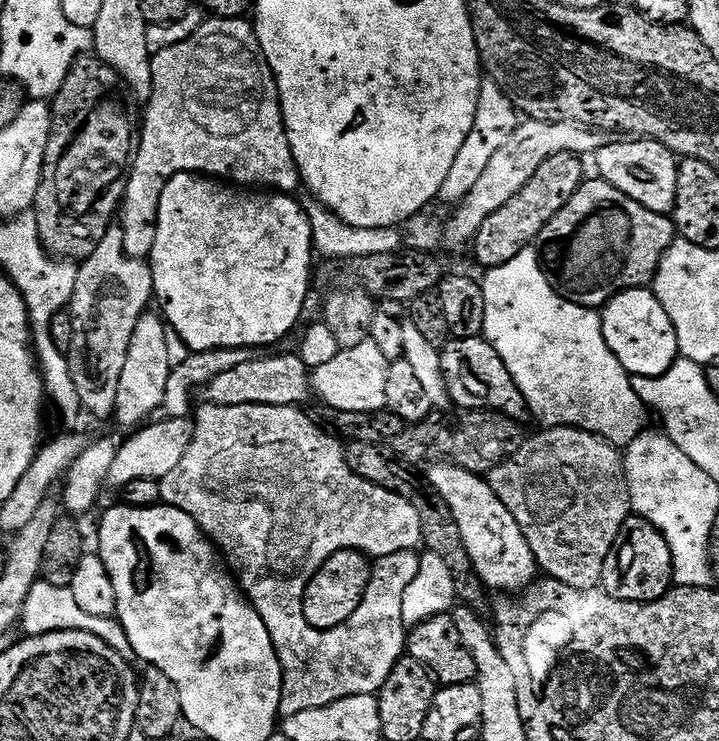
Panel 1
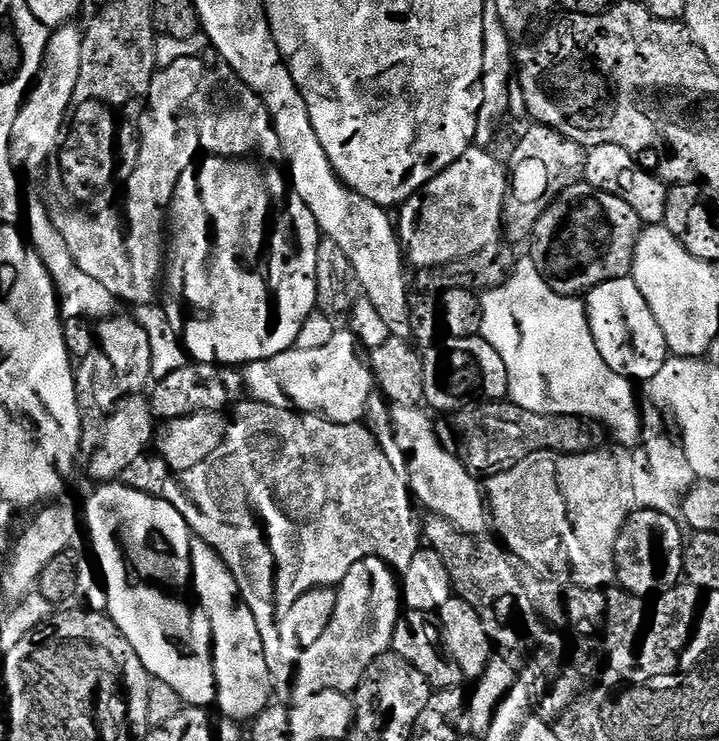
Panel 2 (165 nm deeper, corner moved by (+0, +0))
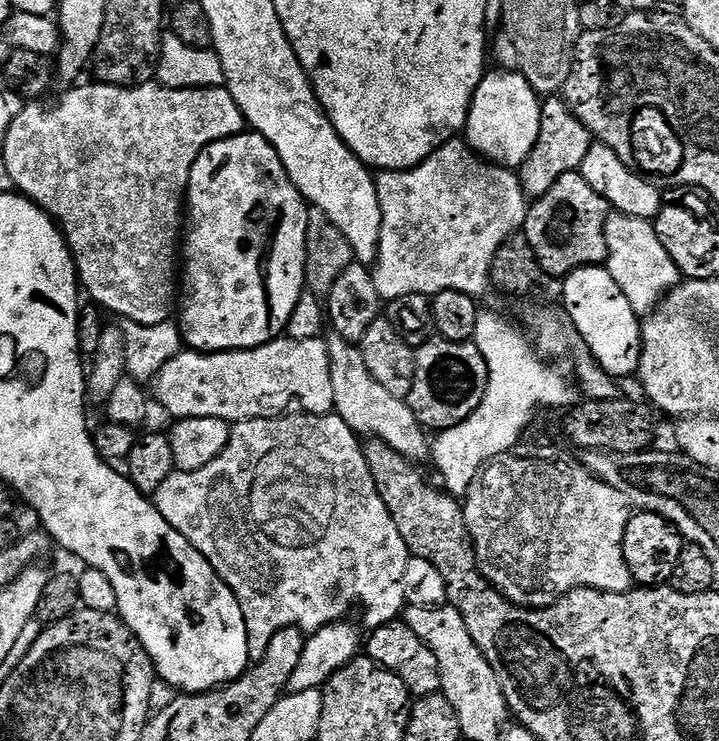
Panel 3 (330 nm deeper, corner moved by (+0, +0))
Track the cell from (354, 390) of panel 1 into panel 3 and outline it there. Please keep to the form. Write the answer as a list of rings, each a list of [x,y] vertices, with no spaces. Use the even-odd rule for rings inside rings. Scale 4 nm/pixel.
[[[271,340],[257,348],[243,348],[237,352],[197,352],[182,350],[156,375],[156,400],[176,420],[186,418],[222,418],[229,422],[248,419],[270,419],[299,409],[310,415],[326,415],[336,407],[332,363],[327,343],[318,340]]]

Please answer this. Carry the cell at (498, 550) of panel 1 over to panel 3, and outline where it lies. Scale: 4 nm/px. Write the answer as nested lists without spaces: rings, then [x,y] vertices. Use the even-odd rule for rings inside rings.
[[[335,334],[329,337],[326,343],[332,363],[331,378],[334,382],[335,414],[342,417],[346,426],[350,426],[352,431],[361,437],[386,442],[386,446],[398,450],[398,454],[402,454],[407,460],[421,462],[420,460],[425,459],[427,461],[430,456],[430,440],[429,437],[424,437],[426,429],[418,422],[418,418],[414,418],[407,399],[390,394],[390,390],[382,386],[382,382],[374,379],[370,370],[366,370],[357,345],[346,342],[341,336]]]

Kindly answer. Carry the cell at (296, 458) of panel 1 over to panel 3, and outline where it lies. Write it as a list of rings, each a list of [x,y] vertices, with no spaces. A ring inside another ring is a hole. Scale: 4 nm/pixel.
[[[290,412],[280,417],[270,419],[248,419],[237,421],[231,427],[230,442],[223,448],[222,454],[202,466],[201,470],[172,472],[165,482],[162,482],[152,497],[153,504],[159,513],[166,518],[166,522],[174,526],[199,553],[203,554],[213,566],[215,572],[230,586],[230,590],[238,598],[242,606],[242,618],[246,622],[246,634],[248,635],[248,658],[255,662],[266,654],[266,646],[270,646],[270,638],[278,634],[283,628],[298,628],[305,634],[310,634],[304,643],[302,657],[294,674],[290,676],[287,691],[301,693],[304,690],[321,689],[338,670],[342,669],[350,661],[359,655],[358,646],[362,644],[362,636],[357,630],[346,622],[340,620],[356,603],[364,607],[365,629],[371,630],[389,624],[403,613],[406,607],[404,599],[404,579],[406,578],[406,562],[410,555],[406,542],[402,542],[402,534],[398,534],[398,526],[386,506],[382,502],[382,494],[378,494],[378,486],[374,486],[374,478],[370,466],[364,457],[362,440],[357,433],[342,417],[334,412],[326,415],[310,415],[308,413]]]

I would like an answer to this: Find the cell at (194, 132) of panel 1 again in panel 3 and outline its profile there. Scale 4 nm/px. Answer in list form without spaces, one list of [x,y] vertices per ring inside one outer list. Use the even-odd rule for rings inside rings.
[[[149,82],[138,84],[134,88],[119,88],[113,84],[91,83],[70,89],[53,108],[47,108],[47,103],[44,102],[25,103],[18,118],[10,122],[10,130],[6,130],[6,146],[2,149],[6,158],[6,174],[12,179],[13,189],[19,195],[33,200],[60,225],[64,241],[72,251],[79,283],[87,295],[88,292],[92,295],[89,296],[91,303],[99,306],[105,313],[113,312],[116,316],[124,316],[125,321],[133,320],[142,326],[166,324],[173,319],[174,305],[178,300],[178,249],[182,244],[182,213],[186,208],[186,193],[192,167],[198,154],[202,154],[206,146],[224,140],[227,136],[239,136],[245,131],[246,121],[238,102],[234,102],[224,86],[168,88],[157,82]]]

